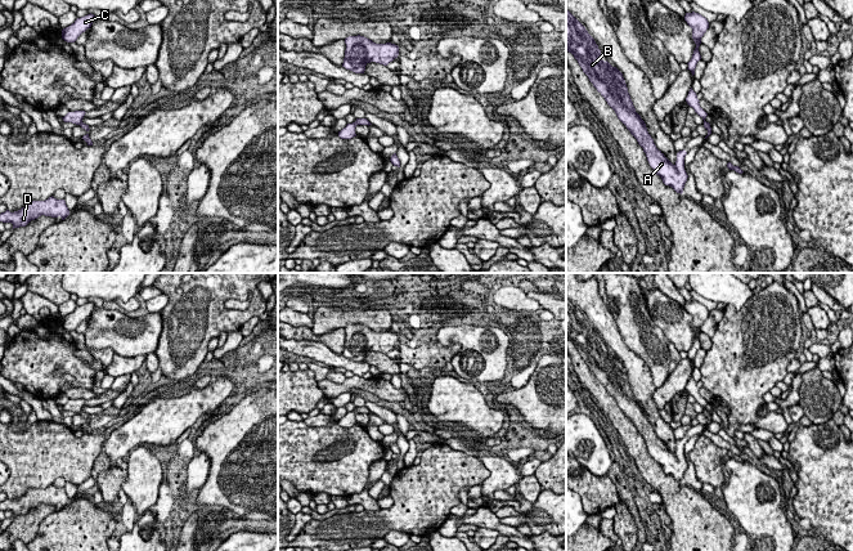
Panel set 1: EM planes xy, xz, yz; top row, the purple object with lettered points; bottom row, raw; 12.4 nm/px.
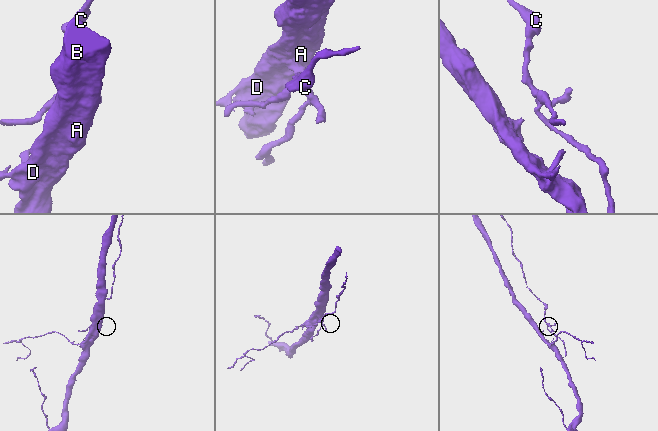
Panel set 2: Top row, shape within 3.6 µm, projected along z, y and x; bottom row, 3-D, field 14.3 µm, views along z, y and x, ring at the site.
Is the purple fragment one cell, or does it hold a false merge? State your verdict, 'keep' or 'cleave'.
cleave

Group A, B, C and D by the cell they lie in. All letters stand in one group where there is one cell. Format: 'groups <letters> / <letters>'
groups A B D / C

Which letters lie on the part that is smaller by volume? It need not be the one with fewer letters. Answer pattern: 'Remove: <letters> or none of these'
Remove: C

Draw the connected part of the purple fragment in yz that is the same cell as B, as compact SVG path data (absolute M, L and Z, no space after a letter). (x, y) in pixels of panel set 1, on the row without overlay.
M566 297L566 339L574 344L597 380L615 399L618 407L643 436L650 454L665 474L677 481L683 481L687 470L684 445L679 439L673 453L654 431L645 409L636 400L623 362L607 349L601 348L601 339L585 315Z

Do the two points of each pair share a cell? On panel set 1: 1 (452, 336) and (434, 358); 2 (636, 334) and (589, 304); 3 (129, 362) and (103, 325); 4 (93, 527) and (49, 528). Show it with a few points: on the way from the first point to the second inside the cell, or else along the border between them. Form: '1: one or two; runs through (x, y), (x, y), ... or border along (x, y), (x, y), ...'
1: two; border along (441, 344), (459, 344), (462, 346)
2: two; border along (609, 309), (623, 341), (628, 346)
3: two; border along (115, 353), (120, 355), (144, 355)
4: one; runs through (82, 529), (59, 529)

